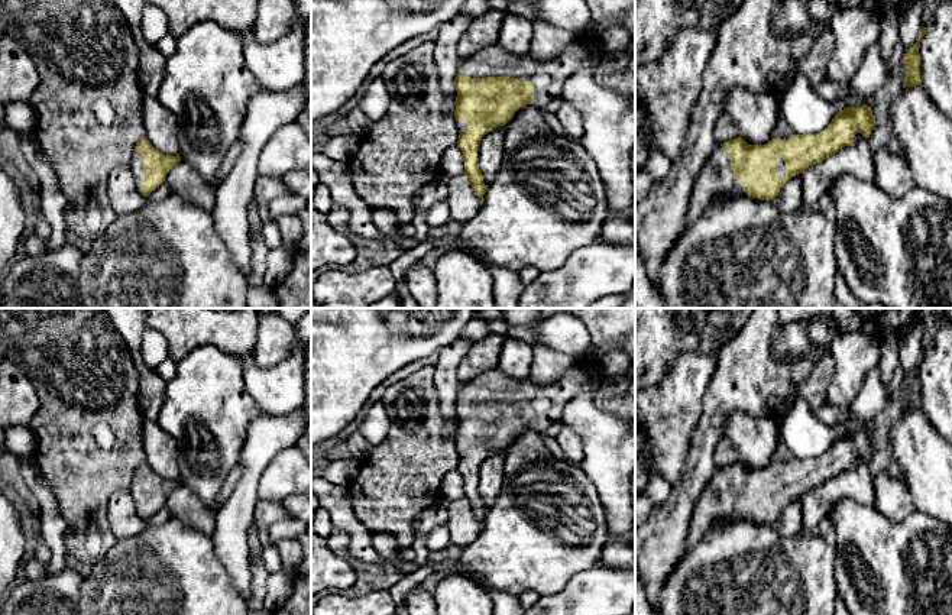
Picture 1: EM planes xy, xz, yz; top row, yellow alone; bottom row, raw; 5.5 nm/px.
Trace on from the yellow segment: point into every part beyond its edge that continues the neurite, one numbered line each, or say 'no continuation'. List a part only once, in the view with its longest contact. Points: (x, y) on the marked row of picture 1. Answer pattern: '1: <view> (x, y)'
1: xz (549, 77)

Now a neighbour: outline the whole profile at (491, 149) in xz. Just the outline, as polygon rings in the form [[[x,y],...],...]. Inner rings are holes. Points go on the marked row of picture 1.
[[[503,126],[493,127],[479,143],[479,169],[486,188],[493,182],[503,158]]]

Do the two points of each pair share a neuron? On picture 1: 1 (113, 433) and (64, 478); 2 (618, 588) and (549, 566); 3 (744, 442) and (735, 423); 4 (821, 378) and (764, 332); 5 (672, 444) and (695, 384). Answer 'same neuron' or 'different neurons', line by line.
1: same neuron
2: different neurons
3: same neuron
4: different neurons
5: same neuron

